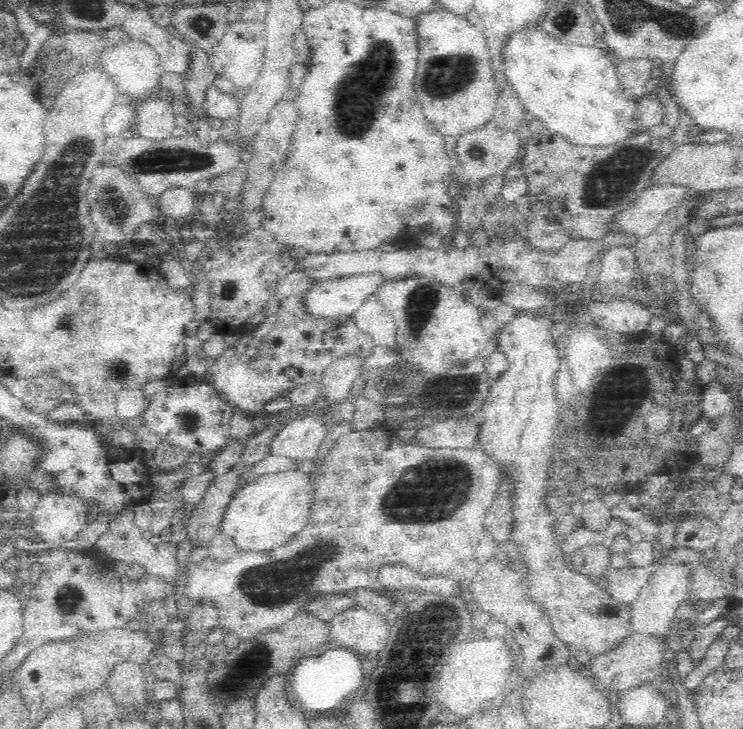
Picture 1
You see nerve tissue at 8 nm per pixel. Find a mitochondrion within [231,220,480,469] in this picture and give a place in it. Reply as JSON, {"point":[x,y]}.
{"point":[422,299]}

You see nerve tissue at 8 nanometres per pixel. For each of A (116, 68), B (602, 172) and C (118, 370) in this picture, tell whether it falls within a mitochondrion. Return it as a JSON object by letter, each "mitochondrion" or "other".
{"A":"other","B":"mitochondrion","C":"mitochondrion"}

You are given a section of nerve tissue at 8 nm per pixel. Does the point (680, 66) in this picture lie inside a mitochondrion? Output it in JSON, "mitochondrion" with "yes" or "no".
{"mitochondrion":"no"}

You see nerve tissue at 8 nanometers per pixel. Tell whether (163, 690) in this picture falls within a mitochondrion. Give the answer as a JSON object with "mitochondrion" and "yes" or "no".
{"mitochondrion":"no"}

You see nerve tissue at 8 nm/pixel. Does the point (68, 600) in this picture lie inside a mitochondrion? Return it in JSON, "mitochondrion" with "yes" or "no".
{"mitochondrion":"yes"}

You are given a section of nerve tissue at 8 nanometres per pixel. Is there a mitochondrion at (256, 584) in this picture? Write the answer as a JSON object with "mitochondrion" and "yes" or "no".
{"mitochondrion":"yes"}

